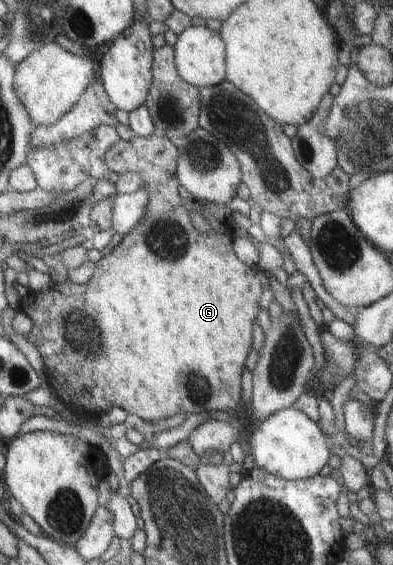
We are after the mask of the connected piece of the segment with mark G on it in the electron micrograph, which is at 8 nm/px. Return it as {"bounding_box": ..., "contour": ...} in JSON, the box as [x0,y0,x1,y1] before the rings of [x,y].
{"bounding_box":[23,133,266,423],"contour":[[[152,133],[147,137],[137,137],[131,140],[119,140],[106,155],[111,170],[117,175],[131,172],[138,175],[143,182],[142,190],[147,194],[148,202],[145,215],[140,222],[124,236],[123,240],[115,246],[109,256],[103,257],[96,263],[93,277],[87,284],[51,284],[45,292],[31,292],[29,298],[23,302],[23,310],[33,318],[34,326],[31,331],[31,340],[39,348],[43,359],[47,362],[49,374],[47,382],[55,389],[67,409],[75,412],[83,418],[95,420],[97,416],[112,412],[115,407],[125,410],[129,415],[135,415],[145,422],[155,423],[160,419],[167,419],[178,413],[196,414],[236,410],[241,406],[241,374],[245,367],[249,349],[252,346],[252,324],[256,320],[259,310],[259,300],[263,288],[266,286],[266,278],[256,267],[249,267],[239,260],[232,248],[231,238],[227,238],[223,232],[209,230],[199,232],[191,222],[191,216],[197,210],[191,204],[183,201],[178,192],[178,178],[175,177],[178,166],[179,150],[177,144],[166,135]]]}

